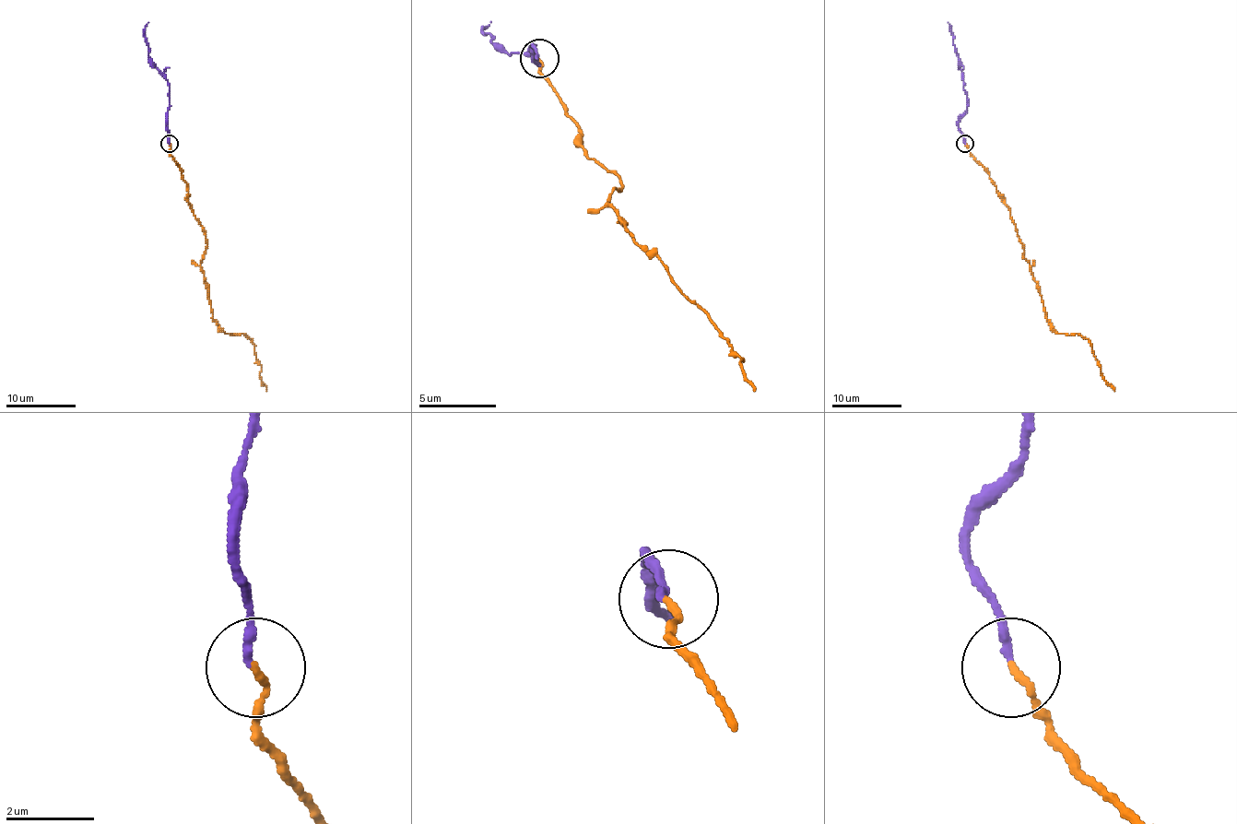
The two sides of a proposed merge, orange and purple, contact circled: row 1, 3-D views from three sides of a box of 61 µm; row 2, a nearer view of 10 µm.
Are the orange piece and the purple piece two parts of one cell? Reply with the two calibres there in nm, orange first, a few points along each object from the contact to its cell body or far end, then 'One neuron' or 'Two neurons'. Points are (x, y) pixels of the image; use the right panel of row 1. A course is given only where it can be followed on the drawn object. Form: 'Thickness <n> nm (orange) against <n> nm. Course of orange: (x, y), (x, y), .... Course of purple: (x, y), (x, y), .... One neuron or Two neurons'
Thickness 150 nm (orange) against 170 nm. Course of orange: (965, 144), (1005, 205), (1042, 297), (1045, 318), (1059, 334), (1077, 334), (1089, 340), (1102, 377), (1114, 391). Course of purple: (965, 144), (958, 118), (967, 109), (967, 91), (963, 88), (963, 67), (956, 55), (951, 26), (948, 22). One neuron

